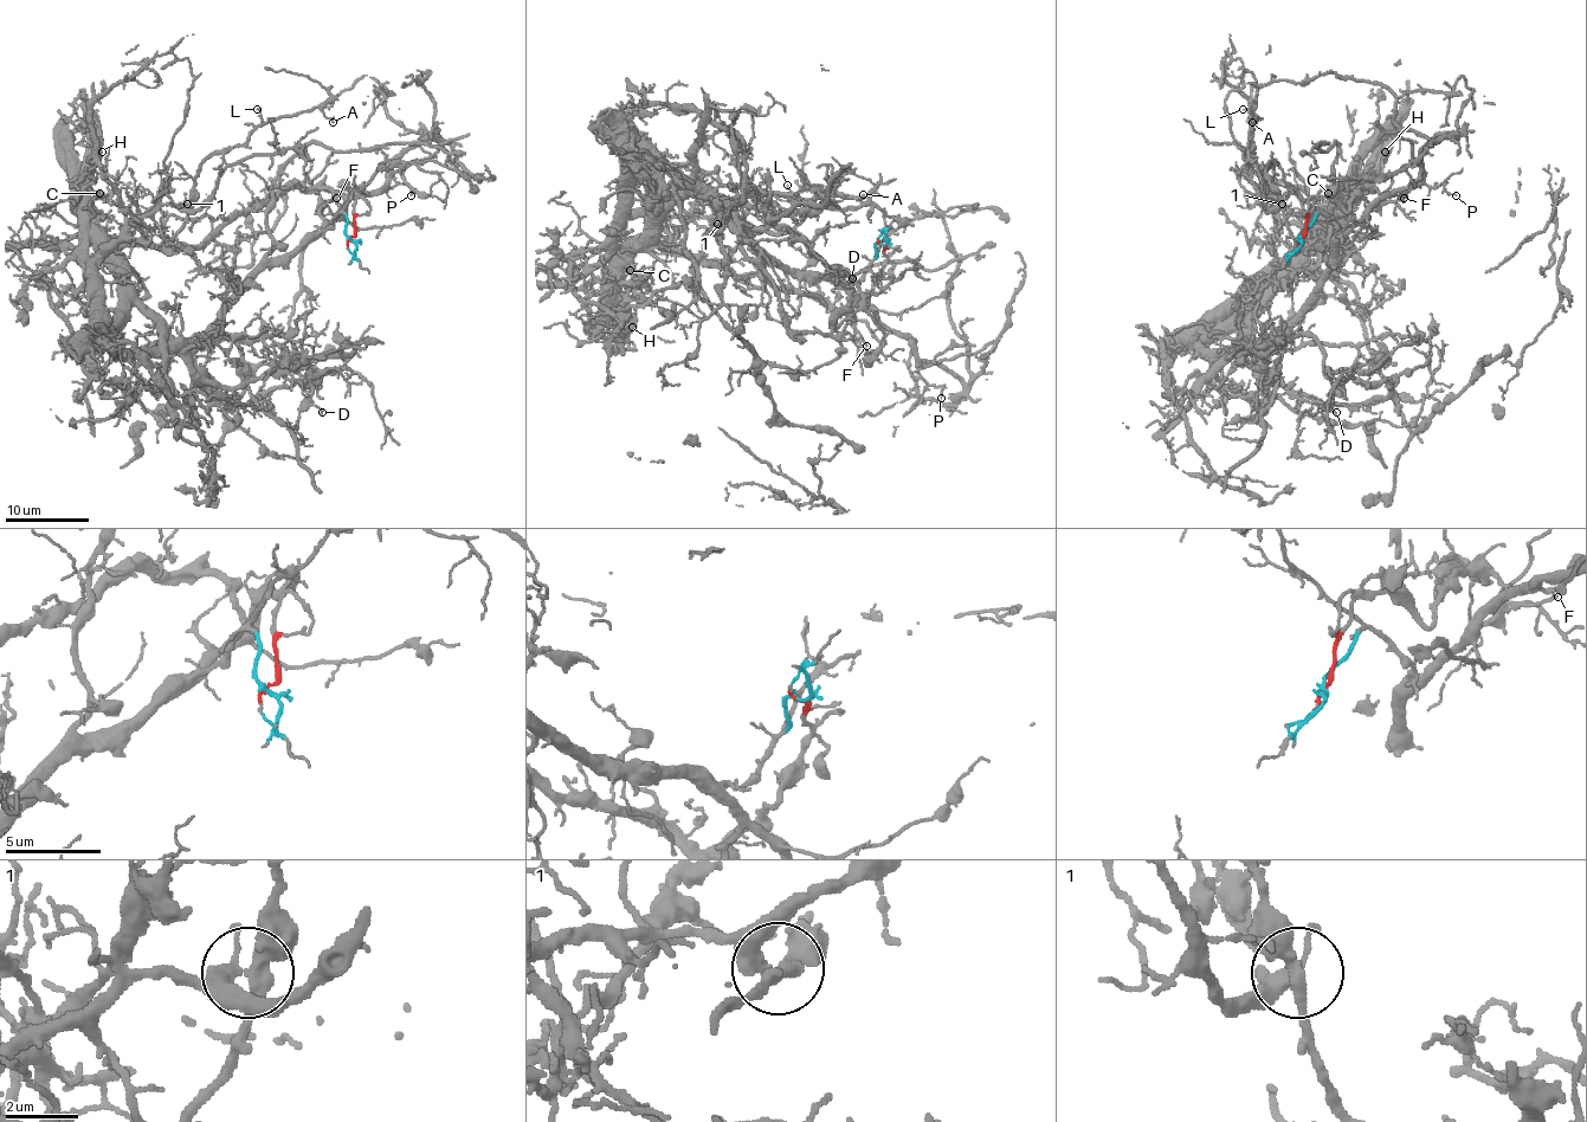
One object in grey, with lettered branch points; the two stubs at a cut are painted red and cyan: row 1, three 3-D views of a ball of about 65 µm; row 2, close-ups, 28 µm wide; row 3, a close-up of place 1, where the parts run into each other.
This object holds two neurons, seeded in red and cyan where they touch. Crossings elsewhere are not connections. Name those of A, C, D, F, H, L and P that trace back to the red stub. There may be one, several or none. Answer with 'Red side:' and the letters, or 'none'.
Red side: A, C, H, L

